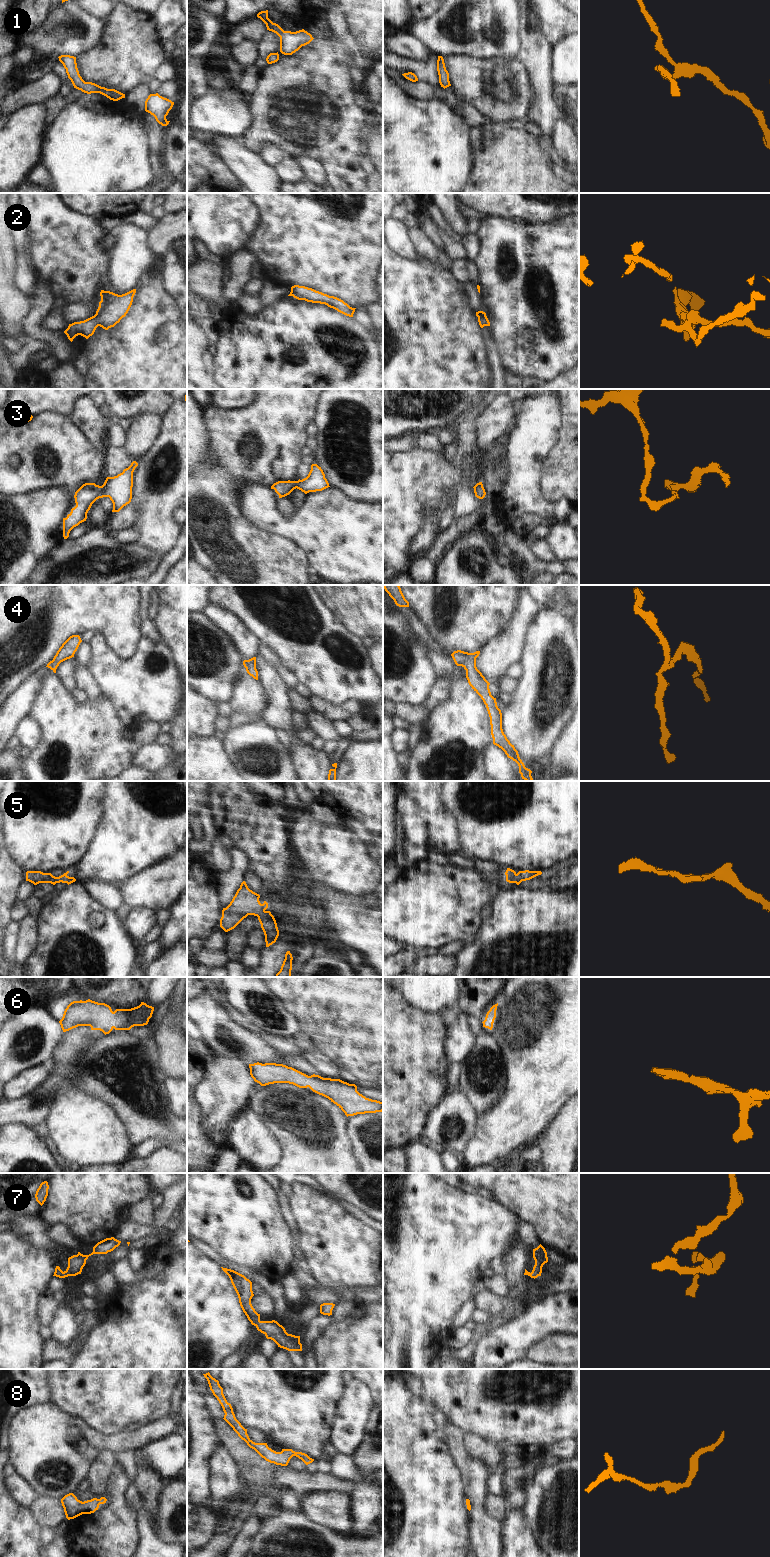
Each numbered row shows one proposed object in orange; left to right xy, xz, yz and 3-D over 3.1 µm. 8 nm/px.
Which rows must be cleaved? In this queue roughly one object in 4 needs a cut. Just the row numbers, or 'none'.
none

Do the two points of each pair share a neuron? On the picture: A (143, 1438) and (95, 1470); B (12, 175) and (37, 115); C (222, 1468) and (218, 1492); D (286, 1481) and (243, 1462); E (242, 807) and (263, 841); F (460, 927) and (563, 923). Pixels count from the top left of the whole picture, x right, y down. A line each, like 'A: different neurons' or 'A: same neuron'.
A: different neurons
B: same neuron
C: same neuron
D: same neuron
E: same neuron
F: different neurons

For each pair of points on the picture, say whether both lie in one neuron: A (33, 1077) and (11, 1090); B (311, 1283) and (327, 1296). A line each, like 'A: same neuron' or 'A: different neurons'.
A: same neuron
B: same neuron

